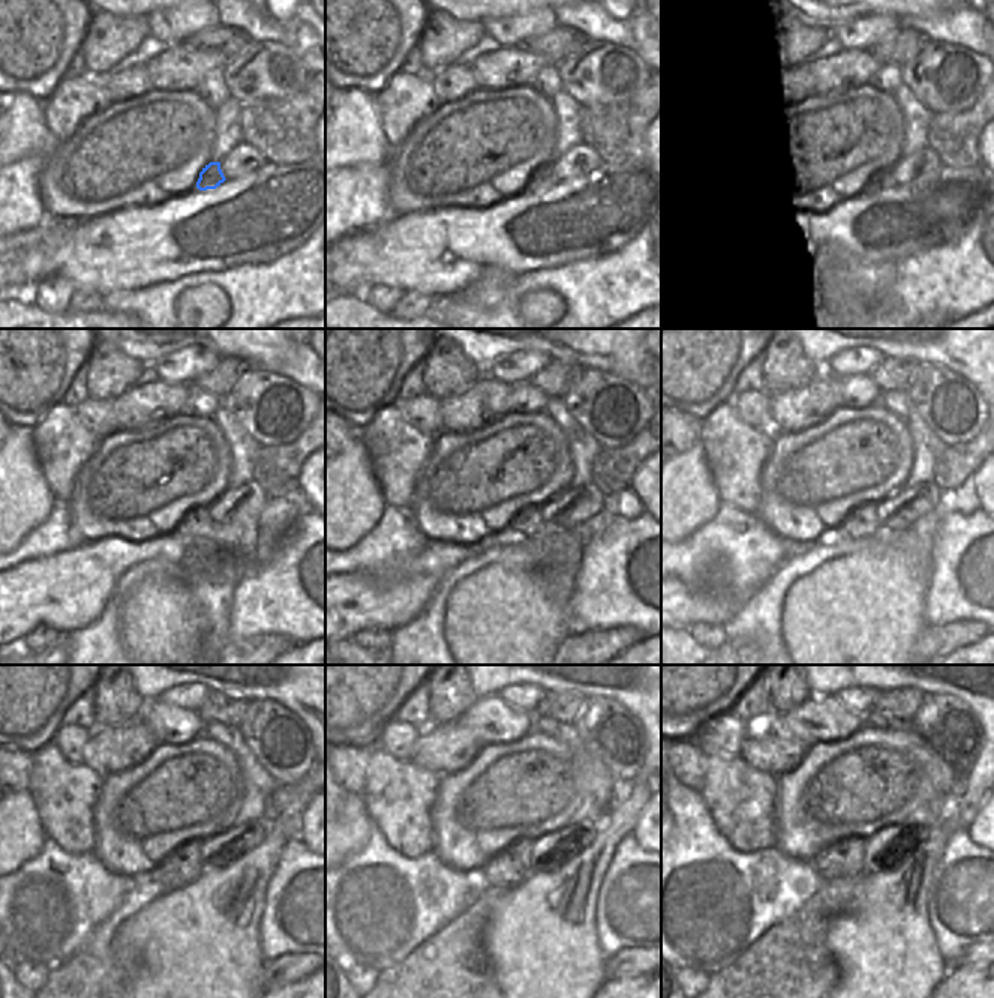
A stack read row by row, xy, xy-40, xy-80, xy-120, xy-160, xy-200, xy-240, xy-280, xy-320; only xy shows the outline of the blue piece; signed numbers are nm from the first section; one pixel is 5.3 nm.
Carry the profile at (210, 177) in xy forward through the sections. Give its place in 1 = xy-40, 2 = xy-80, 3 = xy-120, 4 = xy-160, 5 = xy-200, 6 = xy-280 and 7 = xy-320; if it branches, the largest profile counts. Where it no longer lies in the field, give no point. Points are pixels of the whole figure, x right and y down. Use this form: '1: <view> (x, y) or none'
1: xy-40 (544, 179)
2: xy-80 (879, 180)
3: xy-120 (198, 523)
4: xy-160 (529, 521)
5: xy-200 (862, 523)
6: xy-280 (508, 868)
7: xy-320 (844, 857)

